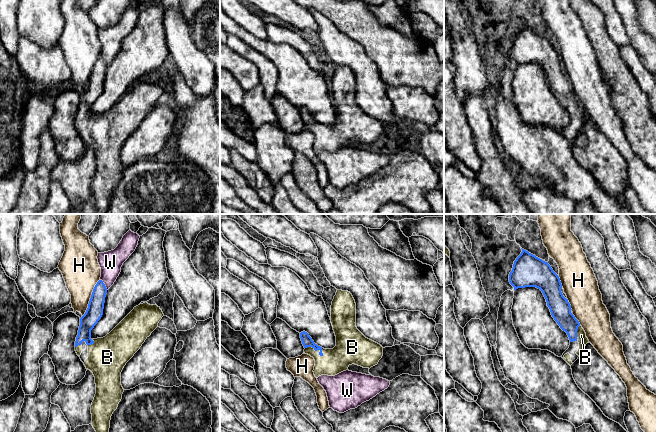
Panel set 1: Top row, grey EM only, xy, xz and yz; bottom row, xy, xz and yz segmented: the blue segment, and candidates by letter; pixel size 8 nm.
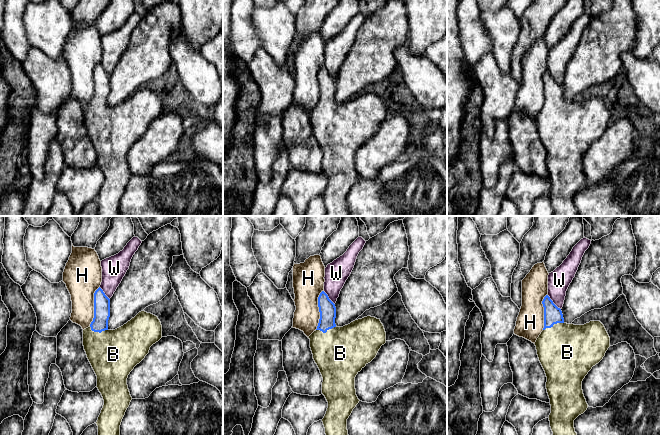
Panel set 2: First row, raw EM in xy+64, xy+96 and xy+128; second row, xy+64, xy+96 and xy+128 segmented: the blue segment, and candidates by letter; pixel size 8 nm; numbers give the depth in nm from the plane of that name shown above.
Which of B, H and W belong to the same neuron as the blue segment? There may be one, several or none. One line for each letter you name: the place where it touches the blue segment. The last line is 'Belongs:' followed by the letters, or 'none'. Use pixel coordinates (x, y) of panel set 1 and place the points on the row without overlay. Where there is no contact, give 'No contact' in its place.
B: Touches blue at xz (315, 126)
Belongs: B

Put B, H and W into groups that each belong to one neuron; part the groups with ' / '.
B / H / W

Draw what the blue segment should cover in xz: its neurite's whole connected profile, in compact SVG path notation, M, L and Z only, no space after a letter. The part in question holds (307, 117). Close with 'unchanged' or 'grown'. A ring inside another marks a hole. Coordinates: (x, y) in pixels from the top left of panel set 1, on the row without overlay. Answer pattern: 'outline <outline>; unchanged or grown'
outline M337 66L331 81L331 99L336 122L324 125L314 119L305 107L300 109L304 129L315 136L314 151L335 152L352 140L371 144L383 132L383 123L366 114L356 103L356 79L348 67Z; grown

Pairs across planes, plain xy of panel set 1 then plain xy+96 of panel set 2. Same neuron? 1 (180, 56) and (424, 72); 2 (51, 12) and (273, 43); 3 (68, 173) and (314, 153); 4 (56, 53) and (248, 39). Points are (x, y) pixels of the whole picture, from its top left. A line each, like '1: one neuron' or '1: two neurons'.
1: one neuron
2: one neuron
3: two neurons
4: two neurons

